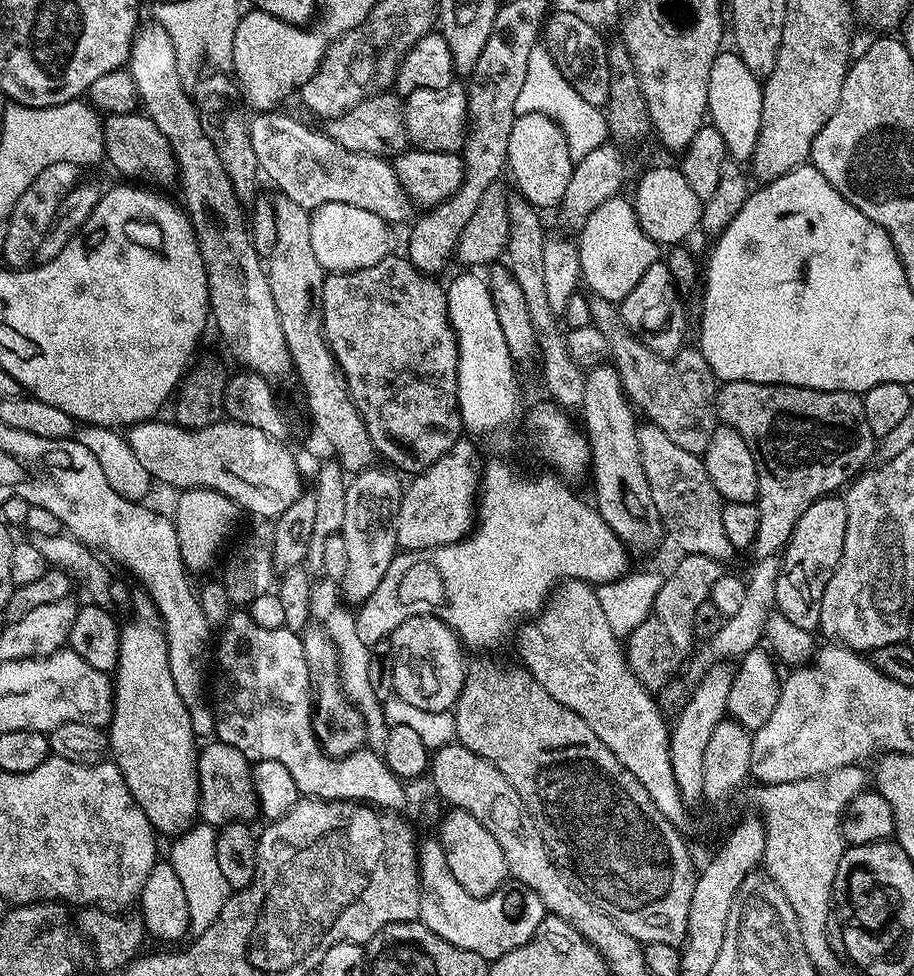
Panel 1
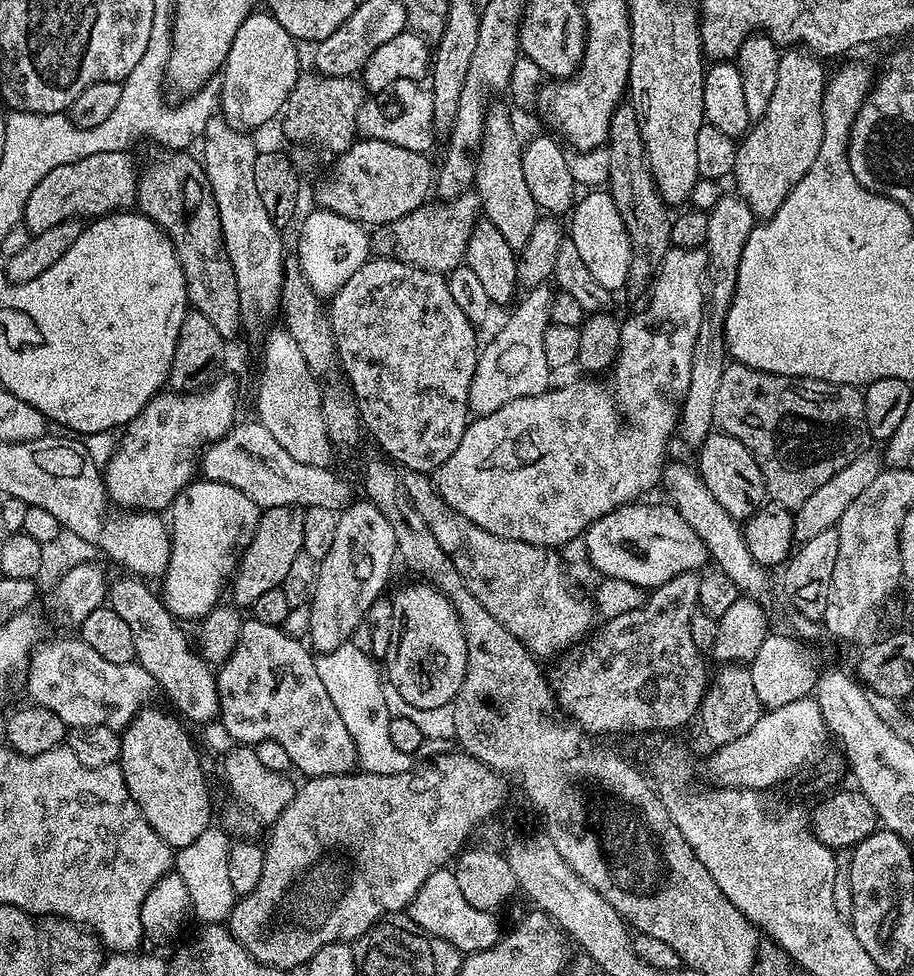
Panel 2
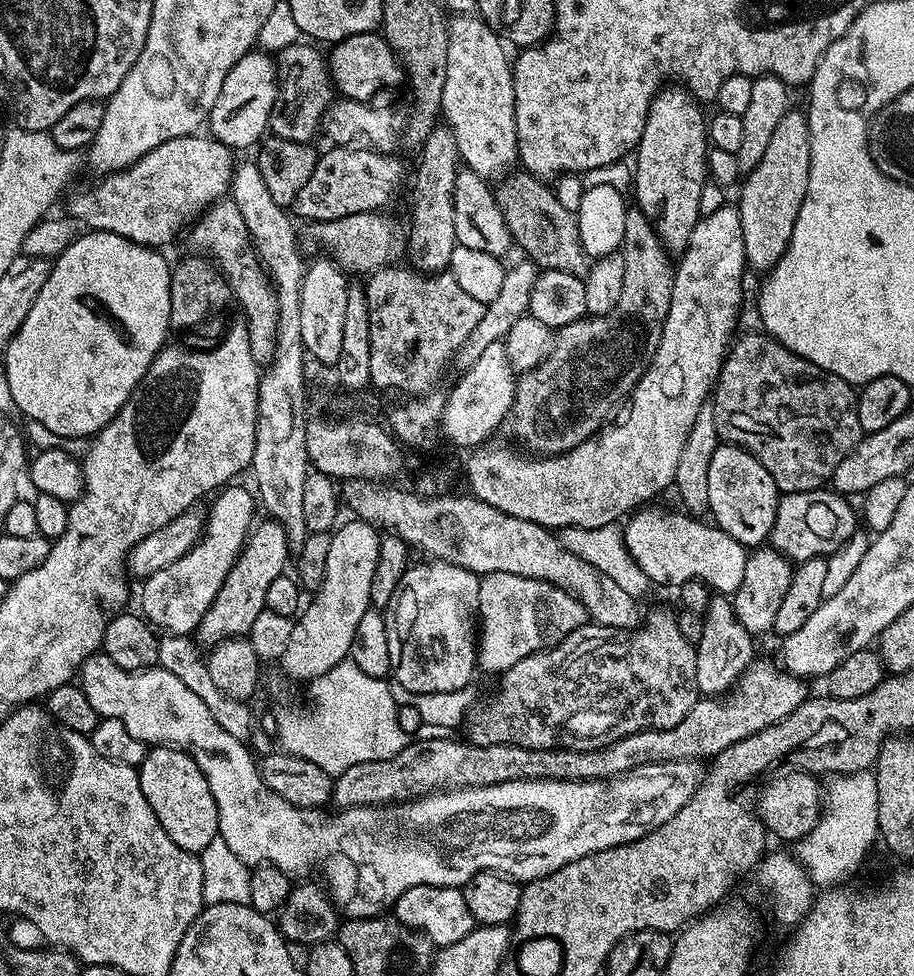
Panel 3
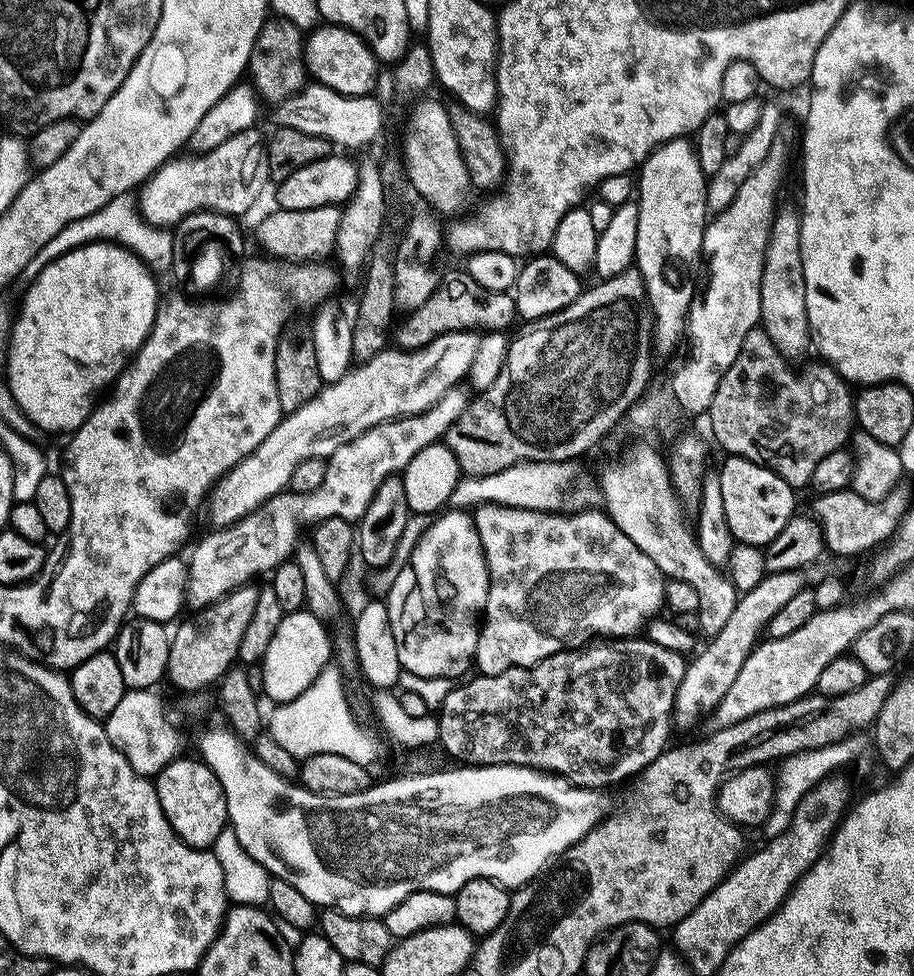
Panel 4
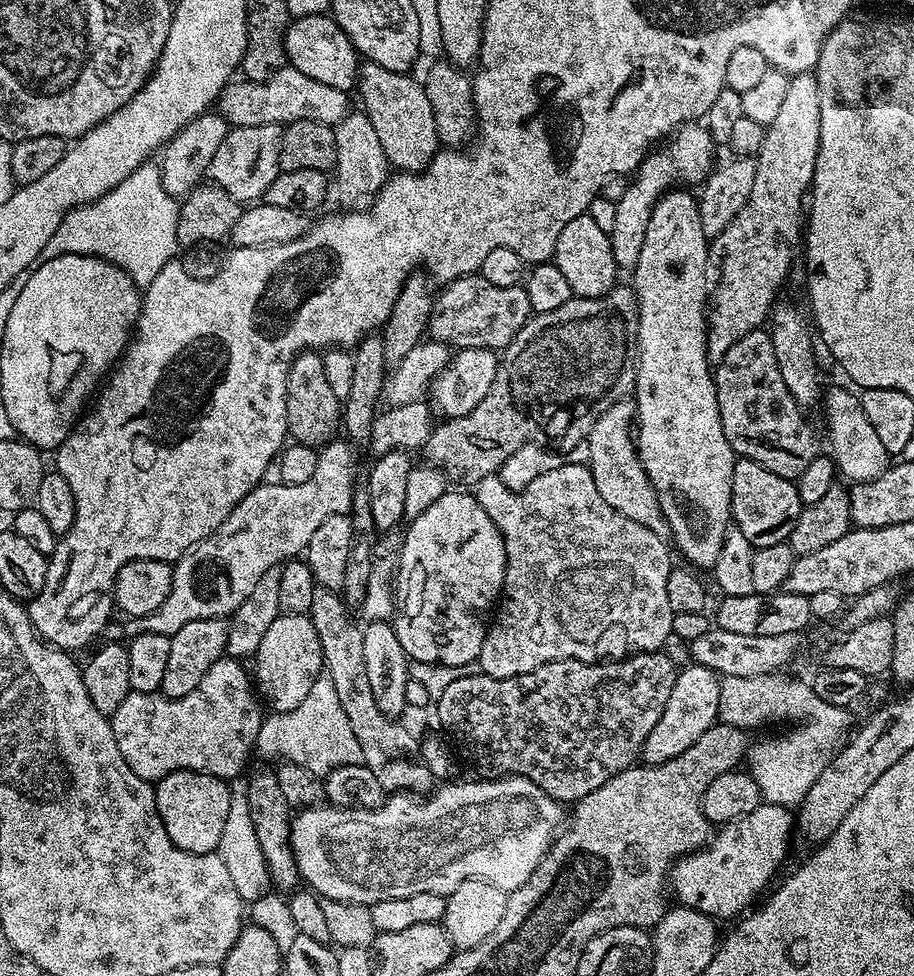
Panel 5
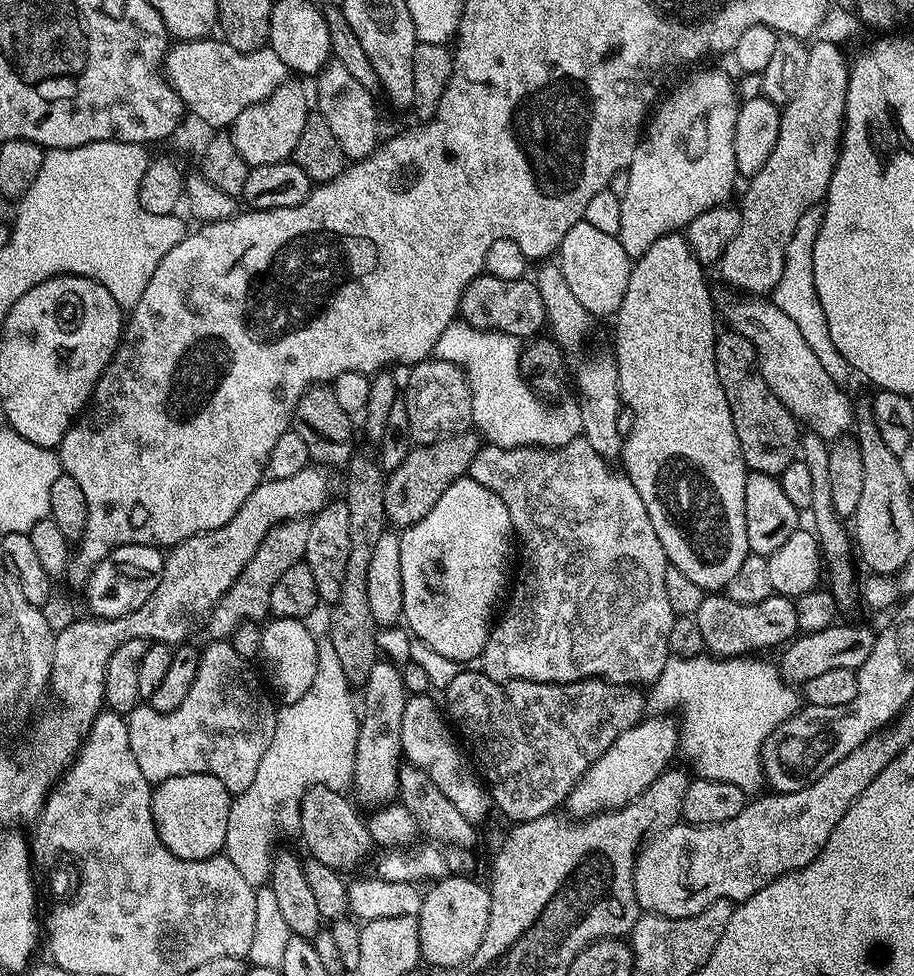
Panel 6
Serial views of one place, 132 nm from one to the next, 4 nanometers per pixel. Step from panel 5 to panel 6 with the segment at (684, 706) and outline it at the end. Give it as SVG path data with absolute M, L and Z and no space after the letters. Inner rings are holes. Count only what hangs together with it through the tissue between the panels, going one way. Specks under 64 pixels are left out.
M675 719L641 720L639 724L626 730L626 734L618 734L610 750L606 750L606 754L602 754L602 758L598 758L598 762L594 762L590 770L586 770L586 774L568 795L566 808L569 810L567 811L573 817L583 818L596 816L599 812L608 812L611 808L626 806L634 798L638 798L638 794L642 794L642 790L646 790L646 786L650 786L654 778L668 771L675 761L672 759L677 759L679 747L680 729Z

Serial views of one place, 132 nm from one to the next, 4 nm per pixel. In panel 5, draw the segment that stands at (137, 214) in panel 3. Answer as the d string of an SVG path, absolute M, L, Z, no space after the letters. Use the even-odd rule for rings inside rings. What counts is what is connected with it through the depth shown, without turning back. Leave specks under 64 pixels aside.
M279 124L233 127L226 138L222 138L222 146L218 146L214 153L214 162L210 162L207 179L238 201L259 201L270 182L274 182L274 178L281 172L278 162L281 131Z

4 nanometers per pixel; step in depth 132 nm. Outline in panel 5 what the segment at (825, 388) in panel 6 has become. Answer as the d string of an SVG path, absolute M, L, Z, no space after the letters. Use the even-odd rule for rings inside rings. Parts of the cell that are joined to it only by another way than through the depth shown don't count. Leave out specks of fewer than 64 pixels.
M832 388L829 392L827 389L822 396L822 409L828 419L828 444L832 447L830 455L843 479L845 476L852 484L869 484L890 467L890 457L886 446L878 439L874 425L866 419L859 395L848 388Z

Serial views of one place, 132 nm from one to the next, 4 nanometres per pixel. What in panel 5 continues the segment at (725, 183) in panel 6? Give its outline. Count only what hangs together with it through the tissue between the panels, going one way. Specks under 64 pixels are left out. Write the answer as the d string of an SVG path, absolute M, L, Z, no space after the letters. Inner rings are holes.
M703 123L681 124L675 132L671 133L668 142L669 144L661 152L649 151L639 168L636 169L634 178L629 179L628 189L616 202L617 214L611 238L612 253L617 269L635 269L638 254L642 254L642 246L646 242L646 226L650 222L650 214L652 209L660 203L665 193L677 186L703 185L713 171L712 150L714 150L714 143Z

